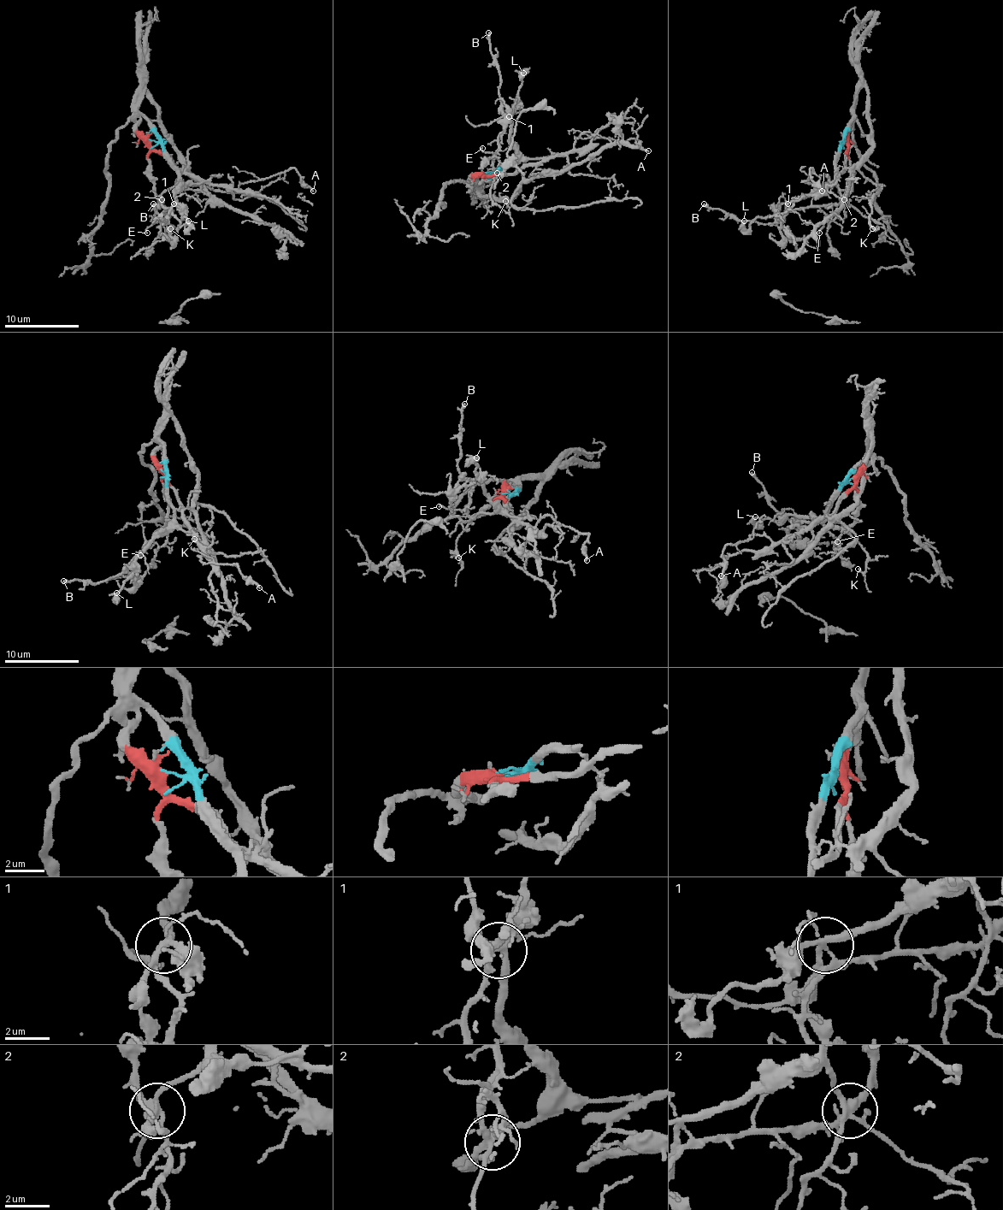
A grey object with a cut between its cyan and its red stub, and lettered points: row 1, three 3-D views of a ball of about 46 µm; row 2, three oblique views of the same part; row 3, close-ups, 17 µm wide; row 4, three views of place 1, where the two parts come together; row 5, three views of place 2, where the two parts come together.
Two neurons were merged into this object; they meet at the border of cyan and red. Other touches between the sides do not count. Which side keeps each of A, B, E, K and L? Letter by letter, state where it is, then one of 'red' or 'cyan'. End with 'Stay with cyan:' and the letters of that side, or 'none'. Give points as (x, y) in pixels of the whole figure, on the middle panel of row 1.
A: (648, 150) | red
B: (488, 32) | cyan
E: (482, 148) | red
K: (505, 201) | cyan
L: (523, 73) | cyan
Stay with cyan: B, K, L

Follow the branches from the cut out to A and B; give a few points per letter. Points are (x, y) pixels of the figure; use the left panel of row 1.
A: (151, 141), (151, 146), (177, 167), (215, 185), (234, 189), (294, 168), (313, 191)
B: (151, 141), (162, 148), (162, 156), (179, 180), (175, 200), (164, 224), (153, 203)

